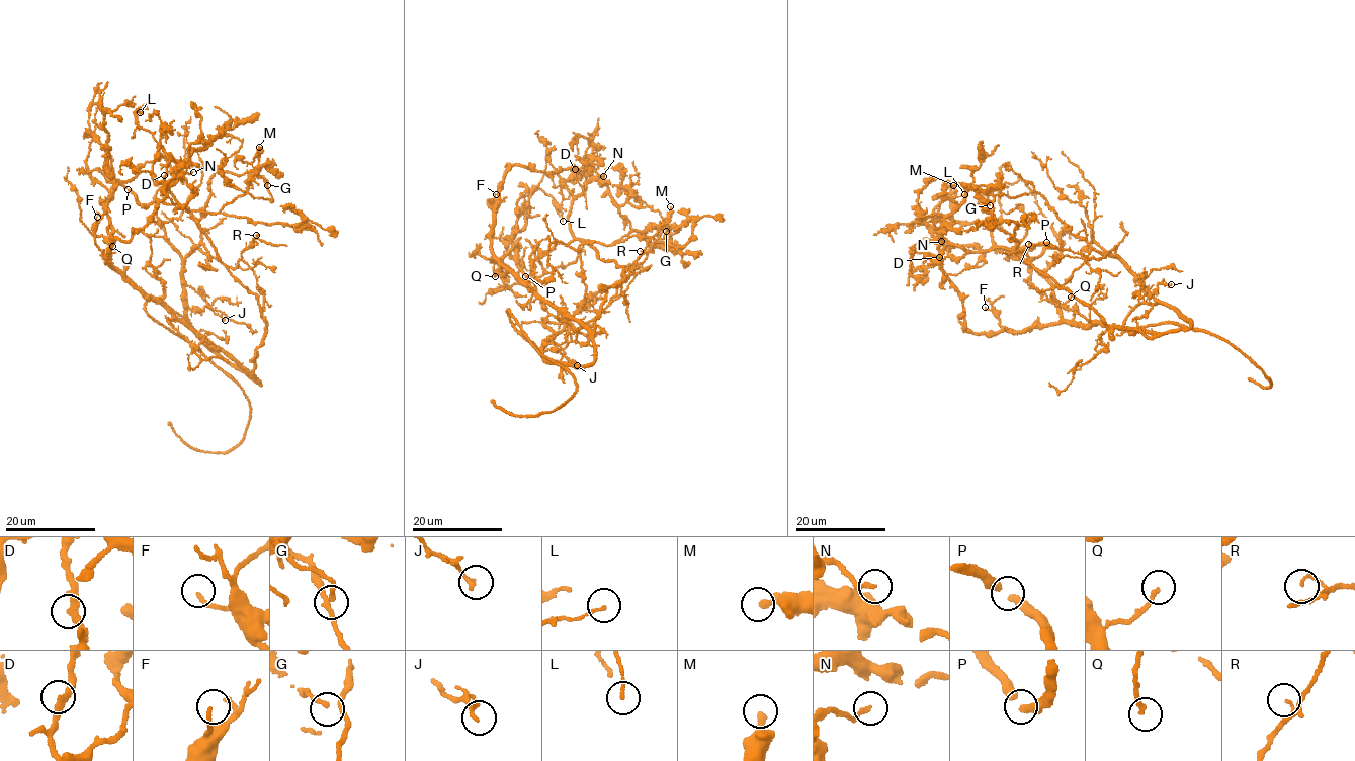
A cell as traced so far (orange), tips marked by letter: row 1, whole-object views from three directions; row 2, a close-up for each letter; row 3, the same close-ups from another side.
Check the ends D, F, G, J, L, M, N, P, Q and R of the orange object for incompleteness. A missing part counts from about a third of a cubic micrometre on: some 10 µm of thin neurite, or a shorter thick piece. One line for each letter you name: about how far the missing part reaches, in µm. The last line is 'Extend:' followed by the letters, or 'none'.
Extend: none

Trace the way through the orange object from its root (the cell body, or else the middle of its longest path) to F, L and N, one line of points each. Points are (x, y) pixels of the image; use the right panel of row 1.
F: (1177, 330), (1151, 334), (1098, 324), (1082, 327), (1065, 321), (1014, 332), (999, 324), (999, 319), (985, 307)
L: (1177, 330), (1146, 338), (1135, 329), (1109, 329), (1010, 250), (954, 258), (933, 234), (933, 210), (964, 194)
N: (1177, 330), (1146, 338), (1135, 329), (1109, 329), (1010, 250), (940, 249), (941, 241)

